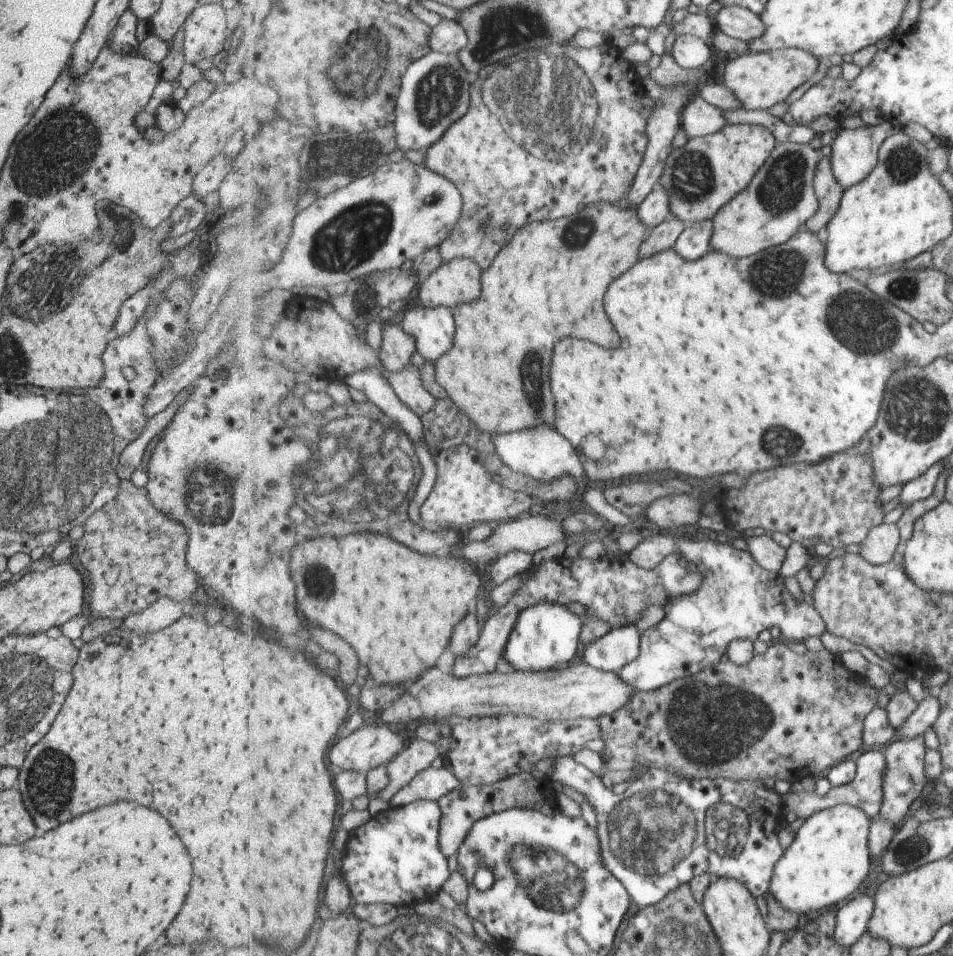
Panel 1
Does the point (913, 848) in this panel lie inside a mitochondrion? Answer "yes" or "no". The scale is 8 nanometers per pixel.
yes

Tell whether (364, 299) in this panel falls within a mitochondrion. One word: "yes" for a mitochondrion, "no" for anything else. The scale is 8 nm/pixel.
yes

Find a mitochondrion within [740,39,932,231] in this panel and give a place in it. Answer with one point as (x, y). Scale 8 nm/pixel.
(779, 193)

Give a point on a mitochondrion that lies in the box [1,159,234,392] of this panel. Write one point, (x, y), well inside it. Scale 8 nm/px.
(43, 283)

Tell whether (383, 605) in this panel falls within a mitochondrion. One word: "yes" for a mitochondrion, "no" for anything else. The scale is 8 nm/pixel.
no

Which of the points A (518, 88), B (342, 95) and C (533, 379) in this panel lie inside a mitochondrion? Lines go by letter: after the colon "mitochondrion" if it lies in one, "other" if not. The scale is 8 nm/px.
A: mitochondrion
B: mitochondrion
C: mitochondrion

